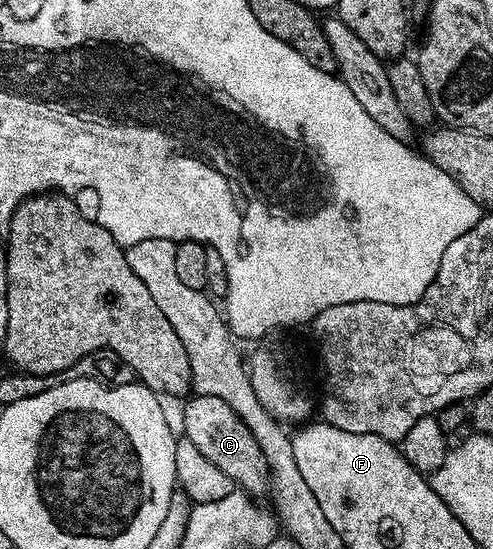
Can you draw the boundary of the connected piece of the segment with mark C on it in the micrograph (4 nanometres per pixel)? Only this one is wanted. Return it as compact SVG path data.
M195 393L186 398L185 404L182 432L196 445L197 451L201 451L201 455L205 455L205 459L220 471L225 471L231 482L247 496L262 498L261 495L270 488L268 464L265 455L261 454L261 447L257 445L257 439L253 437L253 431L241 423L237 411L214 395Z

